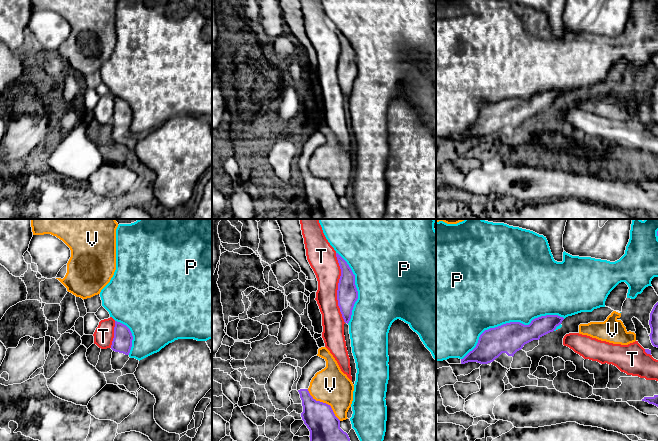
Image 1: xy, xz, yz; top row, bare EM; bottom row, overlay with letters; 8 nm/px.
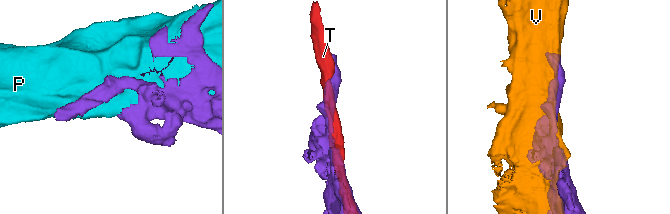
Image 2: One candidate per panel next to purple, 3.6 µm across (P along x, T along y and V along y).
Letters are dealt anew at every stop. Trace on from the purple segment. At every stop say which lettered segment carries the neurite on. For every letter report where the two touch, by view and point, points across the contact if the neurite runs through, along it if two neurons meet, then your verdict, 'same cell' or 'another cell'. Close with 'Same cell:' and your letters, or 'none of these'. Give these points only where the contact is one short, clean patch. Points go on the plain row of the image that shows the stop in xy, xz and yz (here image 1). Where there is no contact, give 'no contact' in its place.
P: contact yz (510, 98); another cell
T: contact xz (338, 64); another cell
V: contact xz (325, 179); another cell
Same cell: none of these

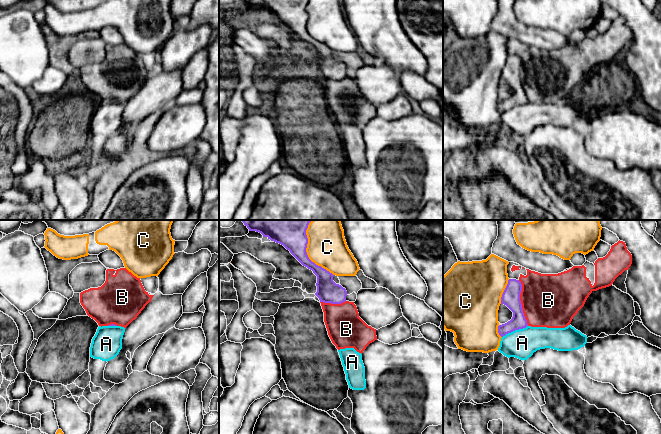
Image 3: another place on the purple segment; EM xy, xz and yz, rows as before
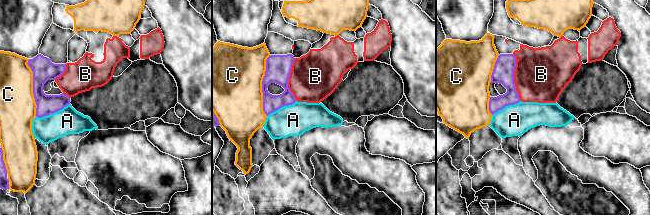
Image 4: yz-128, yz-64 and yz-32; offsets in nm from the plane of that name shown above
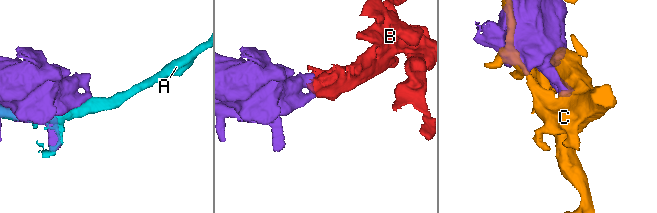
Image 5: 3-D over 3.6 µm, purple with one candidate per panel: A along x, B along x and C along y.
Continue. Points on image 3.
A: contact yz (514, 106); another cell
B: contact yz (520, 79); border yz (518, 56), (521, 60), (521, 84), (528, 101); another cell
C: contact xz (306, 29); another cell
Same cell: none of these

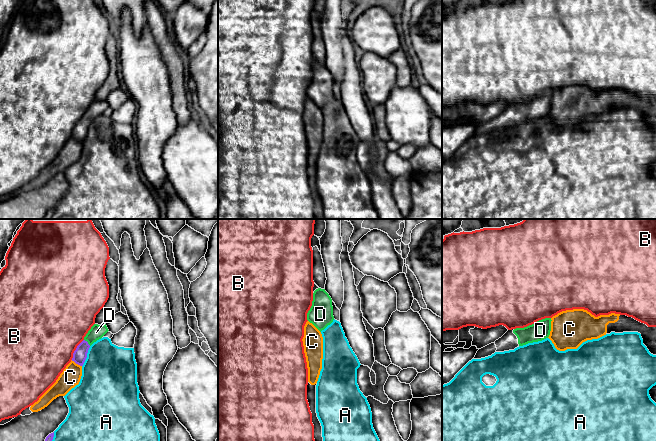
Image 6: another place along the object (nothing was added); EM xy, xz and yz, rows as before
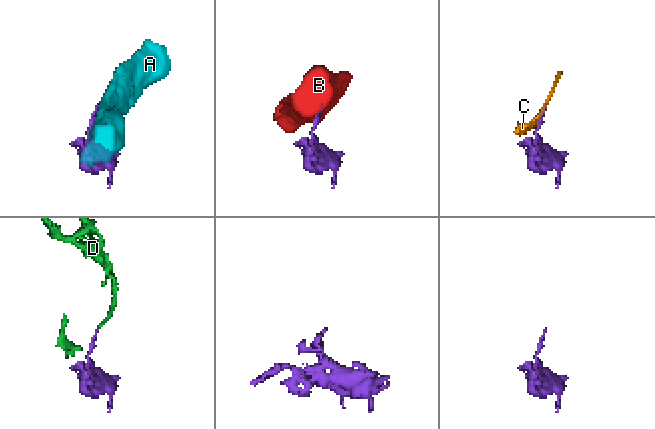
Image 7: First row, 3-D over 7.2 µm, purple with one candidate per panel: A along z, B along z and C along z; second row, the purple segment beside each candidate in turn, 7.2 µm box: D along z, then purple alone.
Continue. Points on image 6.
A: contact xy (86, 132); another cell
B: contact xy (76, 125); another cell
C: contact xy (76, 139); another cell
D: contact xy (87, 118); way xy (80, 130), (87, 118), (96, 108); same cell
Same cell: D

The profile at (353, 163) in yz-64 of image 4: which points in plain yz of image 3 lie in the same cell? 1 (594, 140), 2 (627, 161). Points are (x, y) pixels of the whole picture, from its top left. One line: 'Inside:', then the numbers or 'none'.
Inside: none

